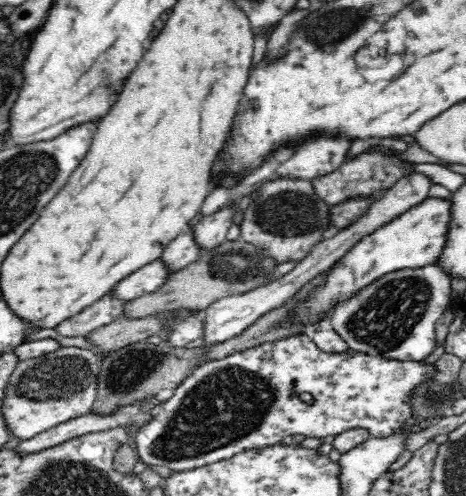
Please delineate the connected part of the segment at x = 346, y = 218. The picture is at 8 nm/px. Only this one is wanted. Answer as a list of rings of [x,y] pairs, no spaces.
[[[384,189],[372,191],[369,195],[356,195],[350,197],[337,205],[331,205],[329,208],[329,226],[332,234],[342,232],[350,224],[358,222],[366,212],[372,208],[374,202],[382,200],[385,194]]]

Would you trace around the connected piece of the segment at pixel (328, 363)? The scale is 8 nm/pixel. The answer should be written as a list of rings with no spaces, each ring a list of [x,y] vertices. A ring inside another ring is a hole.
[[[306,334],[302,336],[292,336],[286,340],[278,340],[274,344],[266,342],[258,348],[246,349],[242,352],[234,352],[230,356],[223,357],[222,360],[210,360],[206,364],[198,366],[190,376],[183,380],[175,389],[174,396],[167,401],[164,401],[158,408],[152,410],[153,418],[150,424],[146,424],[140,432],[136,432],[134,436],[135,450],[139,454],[139,459],[147,465],[166,466],[173,472],[188,472],[198,468],[203,468],[208,464],[215,464],[222,460],[229,460],[237,456],[237,454],[259,449],[274,447],[274,444],[280,444],[282,438],[286,436],[294,436],[294,434],[302,434],[306,438],[326,438],[326,436],[340,436],[342,432],[348,430],[356,430],[362,428],[369,432],[369,435],[374,438],[386,438],[396,434],[404,420],[411,416],[412,408],[407,402],[409,392],[421,383],[426,377],[434,376],[434,367],[432,365],[424,365],[419,362],[402,362],[400,360],[388,360],[381,356],[368,356],[361,352],[348,350],[338,354],[326,354],[322,352]],[[300,394],[312,395],[312,402],[305,402],[300,397]]]

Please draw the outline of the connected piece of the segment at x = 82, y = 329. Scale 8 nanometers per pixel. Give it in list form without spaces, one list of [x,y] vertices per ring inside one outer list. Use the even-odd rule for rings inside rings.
[[[110,292],[77,315],[62,321],[54,330],[66,338],[87,337],[93,330],[110,324],[120,316],[124,303],[123,300],[113,298]]]

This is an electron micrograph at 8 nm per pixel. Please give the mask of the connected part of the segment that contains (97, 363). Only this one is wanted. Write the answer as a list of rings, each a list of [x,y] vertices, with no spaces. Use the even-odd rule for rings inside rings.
[[[58,347],[54,352],[18,362],[6,388],[2,415],[6,427],[23,440],[92,411],[98,396],[102,356],[93,349]]]

